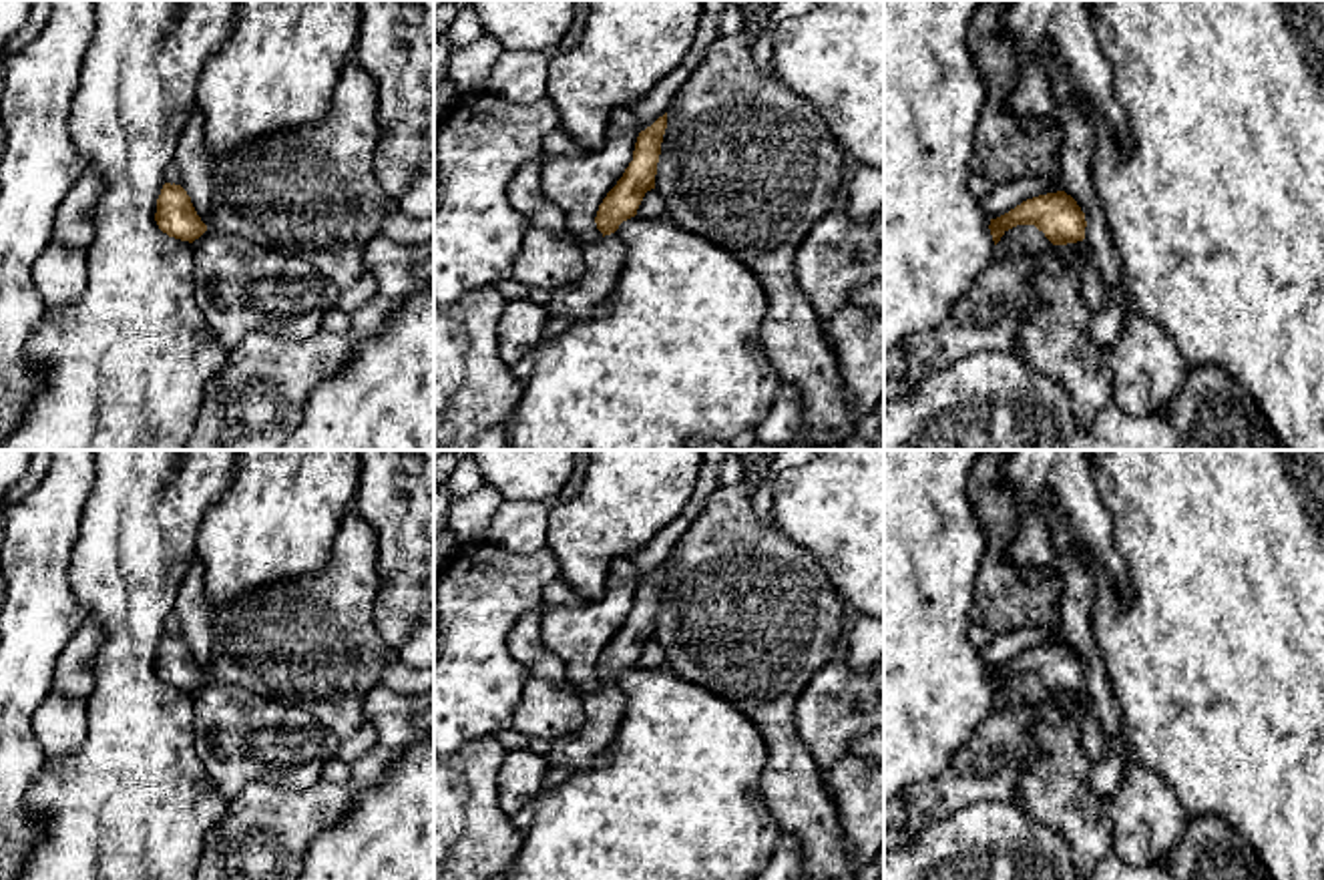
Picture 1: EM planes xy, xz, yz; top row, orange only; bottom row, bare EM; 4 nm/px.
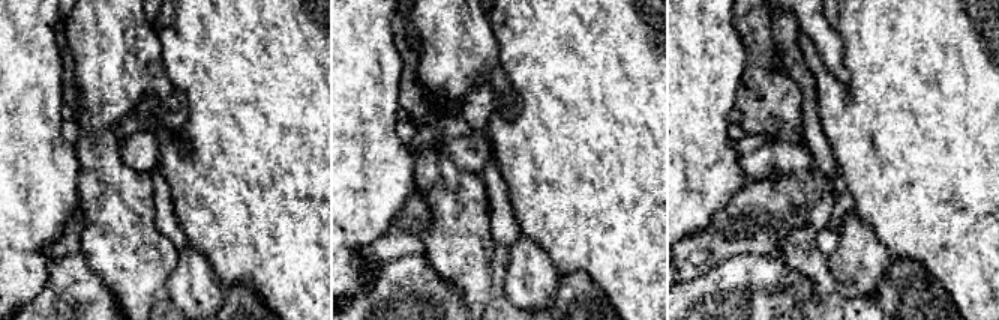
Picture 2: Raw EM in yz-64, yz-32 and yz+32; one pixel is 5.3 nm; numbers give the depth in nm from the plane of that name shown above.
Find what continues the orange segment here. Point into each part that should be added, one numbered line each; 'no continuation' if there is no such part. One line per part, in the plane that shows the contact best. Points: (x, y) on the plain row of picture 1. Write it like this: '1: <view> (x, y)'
1: xz (577, 752)

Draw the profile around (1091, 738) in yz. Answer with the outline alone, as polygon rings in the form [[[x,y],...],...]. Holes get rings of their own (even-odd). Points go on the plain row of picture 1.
[[[1085,689],[1071,693],[1071,695],[1081,711],[1081,749],[1085,751],[1085,755],[1089,759],[1095,761],[1105,749],[1101,721],[1095,713],[1093,701]]]

